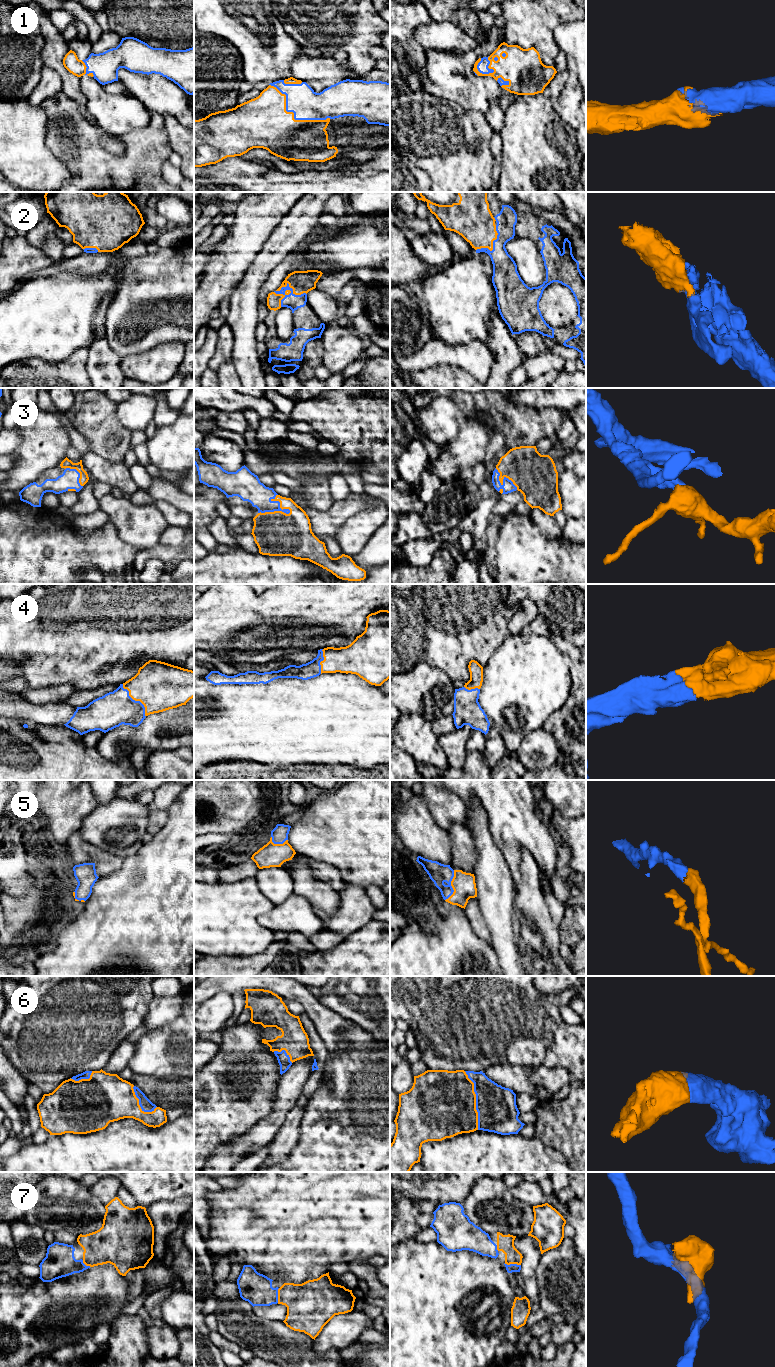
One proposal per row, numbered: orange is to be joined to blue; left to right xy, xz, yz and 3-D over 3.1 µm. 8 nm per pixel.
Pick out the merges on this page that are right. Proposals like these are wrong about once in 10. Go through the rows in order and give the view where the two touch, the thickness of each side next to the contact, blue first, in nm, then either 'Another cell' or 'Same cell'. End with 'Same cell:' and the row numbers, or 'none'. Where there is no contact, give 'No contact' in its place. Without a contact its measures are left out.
1: Touches blue in xz. Thickness 240 nm (blue) against 400 nm. Same cell
2: Touches blue in xz. Thickness 120 nm (blue) against 180 nm. Same cell
3: Touches blue in xz. Thickness 190 nm (blue) against 360 nm. Same cell
4: Touches blue in xy. Thickness 280 nm (blue) against 400 nm. Same cell
5: Touches blue in yz. Thickness 160 nm (blue) against 190 nm. Same cell
6: Touches blue in yz. Thickness 320 nm (blue) against 500 nm. Same cell
7: Touches blue in yz. Thickness 70 nm (blue) against 140 nm. Same cell
Same cell: 1, 2, 3, 4, 5, 6, 7

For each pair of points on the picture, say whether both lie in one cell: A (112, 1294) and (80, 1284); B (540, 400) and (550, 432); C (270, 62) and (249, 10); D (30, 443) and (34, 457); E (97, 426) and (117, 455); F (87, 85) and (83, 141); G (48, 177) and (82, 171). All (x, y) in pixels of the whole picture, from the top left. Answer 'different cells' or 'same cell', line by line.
A: same cell
B: different cells
C: same cell
D: same cell
E: same cell
F: different cells
G: different cells

